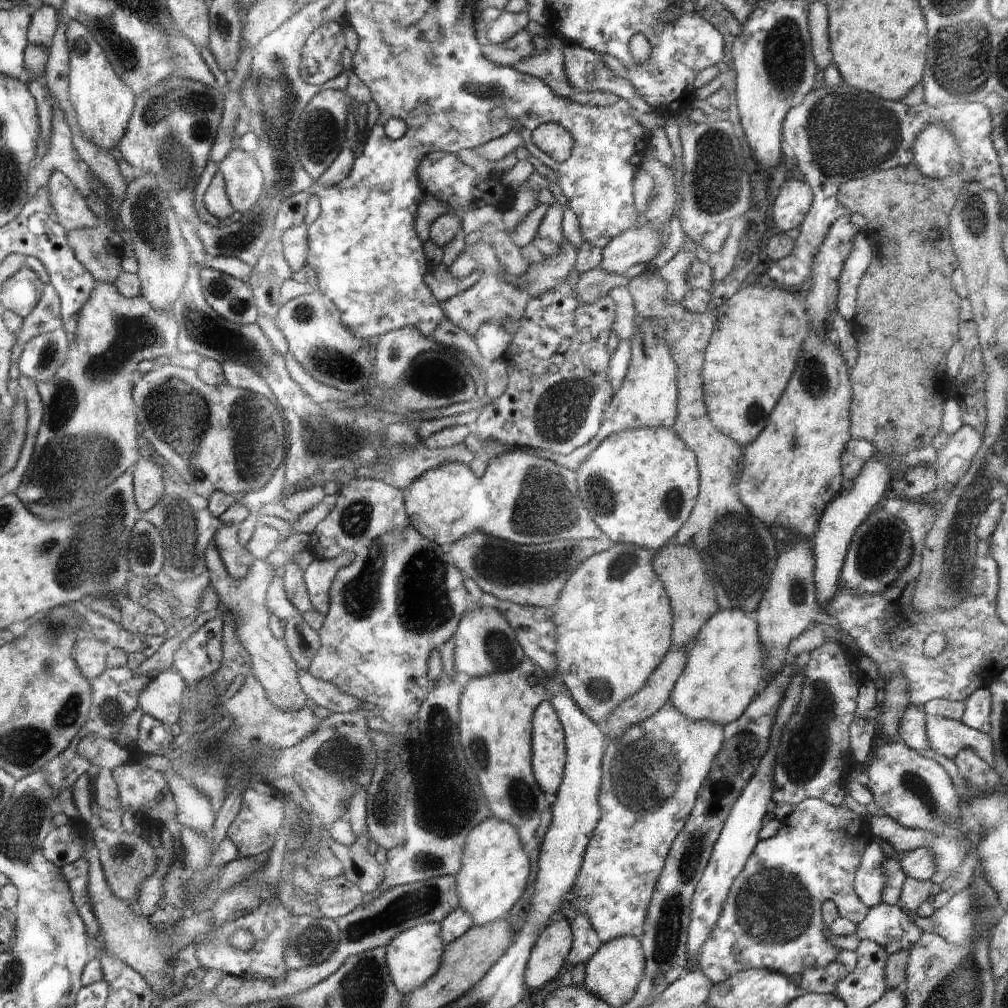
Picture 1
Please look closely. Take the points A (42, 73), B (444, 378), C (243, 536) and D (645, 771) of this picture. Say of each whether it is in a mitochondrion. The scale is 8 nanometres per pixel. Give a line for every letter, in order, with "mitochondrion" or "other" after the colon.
A: other
B: mitochondrion
C: other
D: mitochondrion

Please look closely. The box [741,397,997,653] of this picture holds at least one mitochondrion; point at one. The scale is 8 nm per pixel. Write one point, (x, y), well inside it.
(878, 550)

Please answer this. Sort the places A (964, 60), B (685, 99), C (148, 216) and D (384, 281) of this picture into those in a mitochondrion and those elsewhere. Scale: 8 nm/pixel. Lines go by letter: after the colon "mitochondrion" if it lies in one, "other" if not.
A: mitochondrion
B: other
C: mitochondrion
D: other

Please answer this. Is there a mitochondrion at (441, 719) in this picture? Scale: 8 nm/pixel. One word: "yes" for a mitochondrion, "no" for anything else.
yes

